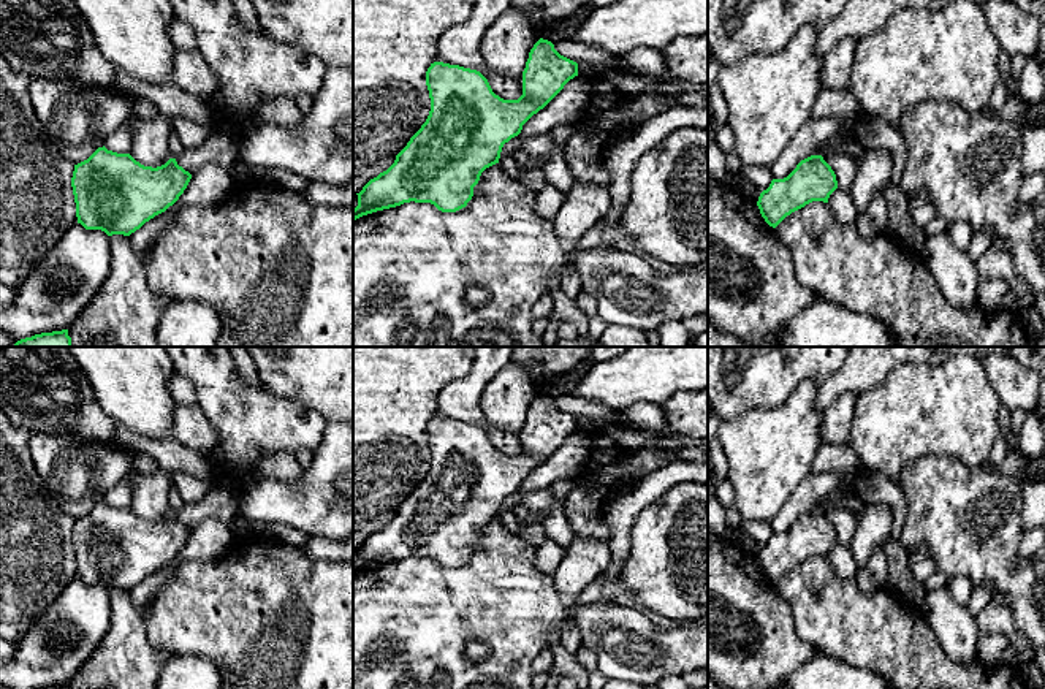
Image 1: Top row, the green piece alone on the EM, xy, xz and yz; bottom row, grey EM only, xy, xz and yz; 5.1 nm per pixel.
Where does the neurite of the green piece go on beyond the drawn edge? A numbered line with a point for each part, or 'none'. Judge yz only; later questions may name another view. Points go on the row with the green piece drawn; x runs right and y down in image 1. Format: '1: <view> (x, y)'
none

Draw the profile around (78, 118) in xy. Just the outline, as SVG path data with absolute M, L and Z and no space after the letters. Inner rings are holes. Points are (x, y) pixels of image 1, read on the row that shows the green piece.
M30 79L32 106L59 154L78 165L135 117L138 95L71 79Z

